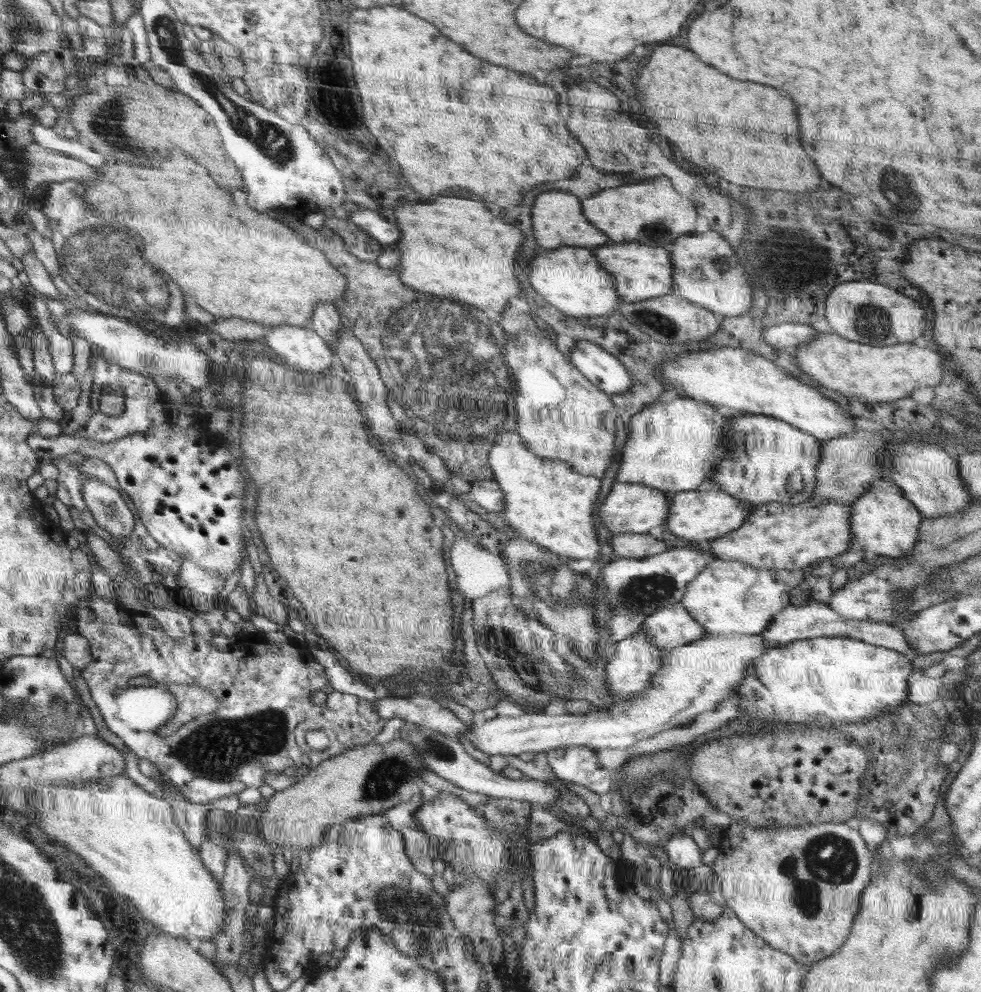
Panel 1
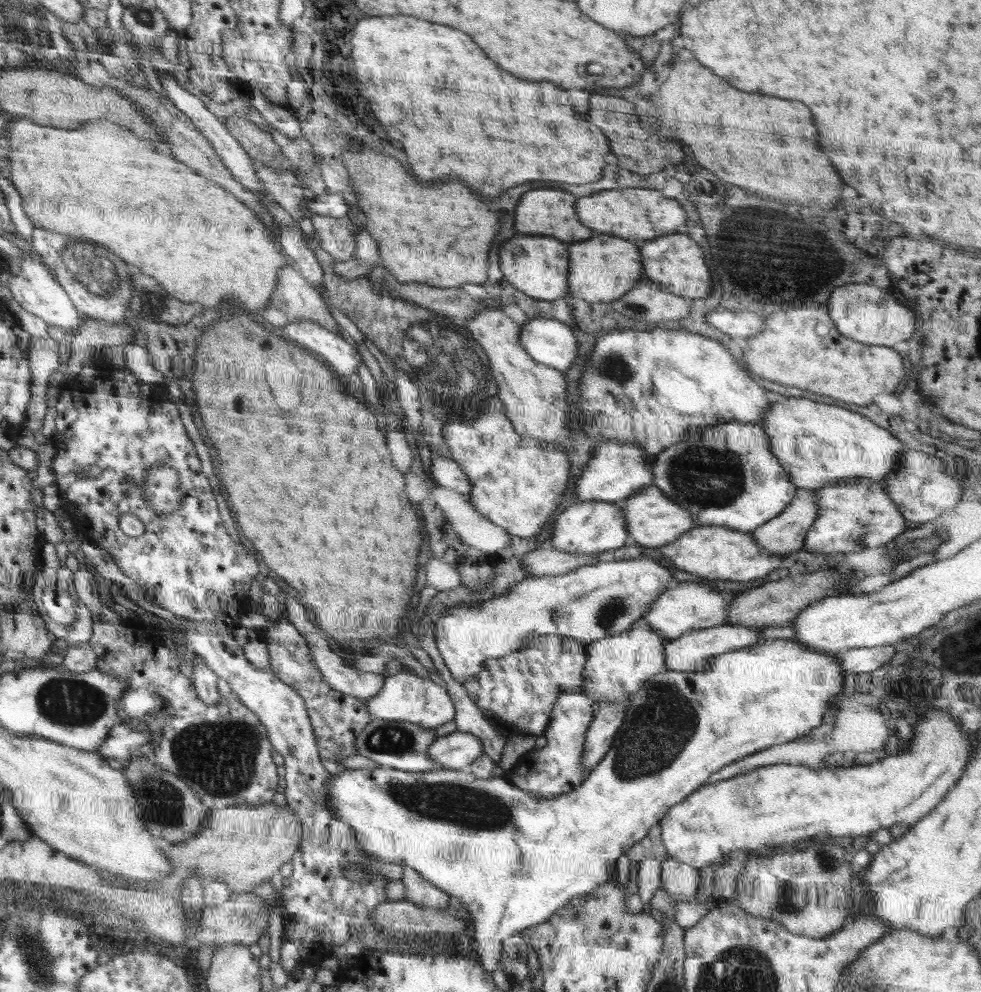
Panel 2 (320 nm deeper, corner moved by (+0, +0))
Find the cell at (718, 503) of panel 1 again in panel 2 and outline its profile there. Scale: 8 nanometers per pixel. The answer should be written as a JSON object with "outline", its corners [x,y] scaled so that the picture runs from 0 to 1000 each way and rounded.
{"outline":[[[666,488],[651,497],[630,506],[635,514],[639,535],[652,551],[674,551],[688,545],[704,532],[712,530],[710,522],[706,522],[703,514],[697,514],[685,506],[670,490]]]}

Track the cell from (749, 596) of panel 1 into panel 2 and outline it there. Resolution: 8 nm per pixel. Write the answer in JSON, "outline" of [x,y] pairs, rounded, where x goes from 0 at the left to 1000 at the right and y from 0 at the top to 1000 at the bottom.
{"outline":[[[689,587],[677,598],[673,598],[669,603],[665,615],[653,623],[660,627],[667,635],[677,640],[679,644],[691,644],[702,635],[721,634],[728,631],[740,630],[744,609],[748,603],[739,605],[732,595],[729,595],[726,587]]]}

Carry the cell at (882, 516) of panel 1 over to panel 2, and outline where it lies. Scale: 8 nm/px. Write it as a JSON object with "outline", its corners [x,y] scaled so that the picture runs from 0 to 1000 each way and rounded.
{"outline":[[[871,481],[831,493],[834,520],[821,538],[819,553],[840,559],[879,556],[899,550],[919,538],[928,528],[900,492],[899,483]]]}

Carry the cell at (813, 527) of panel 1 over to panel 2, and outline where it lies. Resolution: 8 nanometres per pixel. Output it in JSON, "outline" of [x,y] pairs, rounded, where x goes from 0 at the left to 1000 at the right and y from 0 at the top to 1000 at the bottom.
{"outline":[[[709,530],[680,549],[669,551],[673,560],[687,573],[712,581],[715,586],[764,587],[782,581],[793,572],[804,570],[810,558],[782,558],[775,552],[766,536],[746,534],[742,530]]]}

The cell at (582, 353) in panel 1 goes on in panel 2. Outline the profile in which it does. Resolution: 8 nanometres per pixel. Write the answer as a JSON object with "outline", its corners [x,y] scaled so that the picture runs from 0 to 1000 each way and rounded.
{"outline":[[[560,321],[538,322],[531,329],[529,344],[547,366],[571,375],[589,365],[587,361],[593,355],[587,347],[585,333]]]}

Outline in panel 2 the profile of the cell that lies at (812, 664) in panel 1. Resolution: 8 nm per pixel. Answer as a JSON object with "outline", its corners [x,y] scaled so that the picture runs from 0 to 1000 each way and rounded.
{"outline":[[[784,644],[773,648],[772,651],[762,651],[762,653],[734,659],[728,665],[730,665],[730,669],[724,675],[718,674],[707,678],[679,675],[660,683],[655,693],[642,701],[638,724],[624,745],[622,756],[601,776],[601,781],[591,789],[591,792],[577,800],[556,805],[524,792],[514,782],[491,786],[491,784],[485,784],[476,775],[446,775],[436,778],[413,777],[398,773],[348,775],[345,781],[338,781],[337,784],[336,811],[340,813],[341,825],[349,826],[355,833],[359,833],[365,838],[367,853],[372,859],[375,859],[375,862],[393,870],[404,870],[405,872],[410,870],[427,878],[436,889],[456,899],[458,903],[467,905],[476,914],[483,933],[481,948],[484,958],[488,962],[486,966],[490,970],[491,976],[501,984],[502,980],[510,975],[512,949],[515,946],[535,935],[542,936],[547,931],[557,929],[581,908],[603,899],[609,893],[625,886],[628,867],[637,862],[644,852],[654,847],[665,834],[670,833],[670,829],[678,823],[684,813],[695,808],[704,798],[720,789],[725,780],[740,770],[744,770],[752,764],[758,764],[760,760],[822,742],[828,735],[838,730],[840,720],[845,715],[844,711],[850,708],[850,704],[858,696],[859,676],[855,673],[852,660],[836,658],[836,656],[809,645]]]}

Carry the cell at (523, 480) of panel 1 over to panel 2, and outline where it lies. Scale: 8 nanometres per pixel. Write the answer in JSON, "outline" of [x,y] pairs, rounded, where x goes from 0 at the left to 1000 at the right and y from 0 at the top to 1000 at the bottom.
{"outline":[[[507,398],[493,405],[493,413],[484,422],[457,422],[452,427],[452,441],[459,453],[459,460],[475,477],[480,486],[478,504],[498,525],[526,541],[538,542],[555,534],[556,526],[571,508],[573,498],[579,492],[581,465],[563,445],[536,441],[525,434],[515,418],[515,409]]]}

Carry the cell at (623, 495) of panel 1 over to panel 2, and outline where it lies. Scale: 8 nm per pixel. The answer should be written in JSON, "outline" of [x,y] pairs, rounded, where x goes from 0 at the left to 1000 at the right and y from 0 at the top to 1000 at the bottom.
{"outline":[[[599,505],[581,509],[568,520],[567,527],[563,528],[563,542],[559,549],[583,558],[606,558],[632,554],[638,550],[636,548],[638,542],[640,542],[638,525],[630,506]]]}

